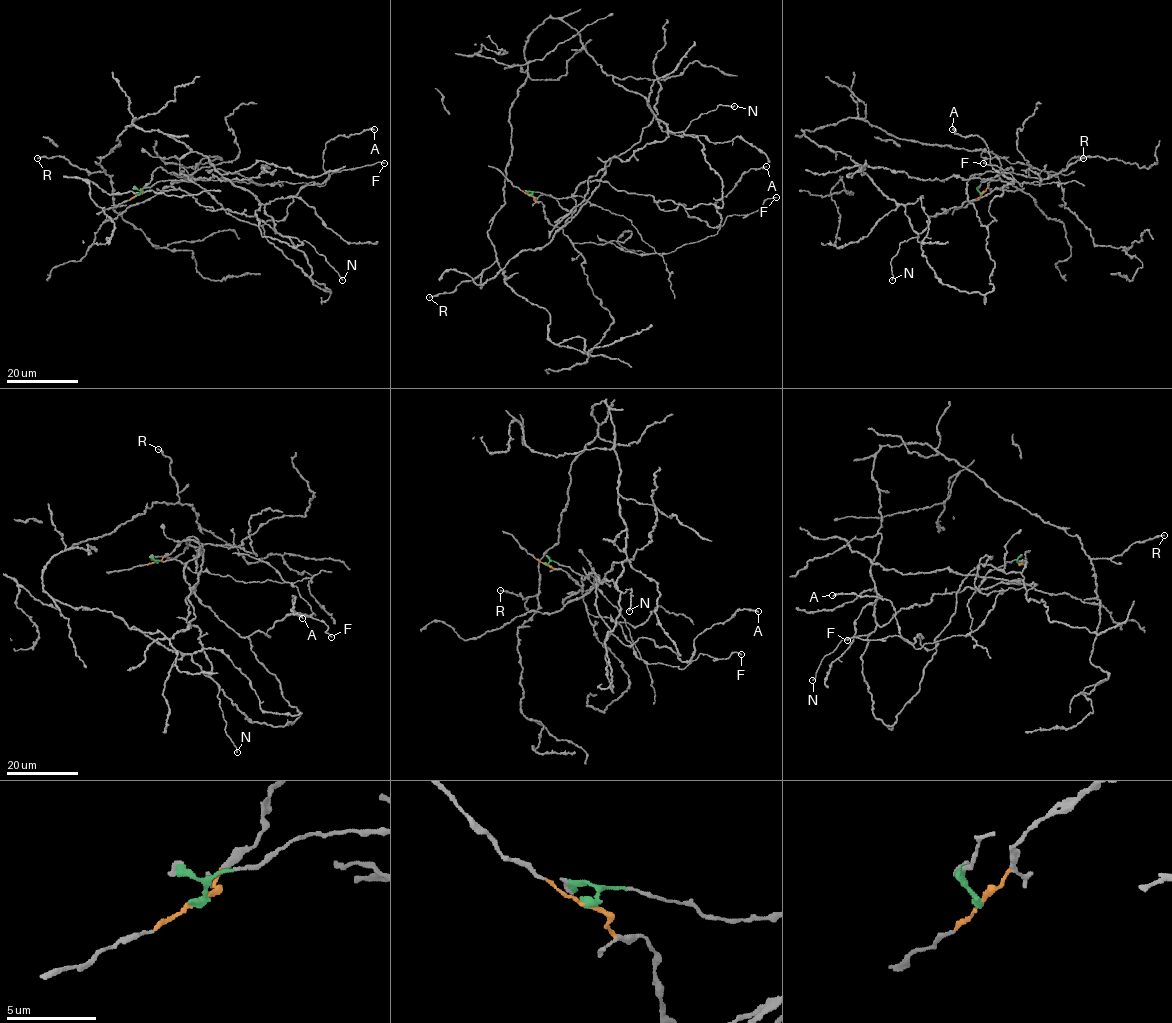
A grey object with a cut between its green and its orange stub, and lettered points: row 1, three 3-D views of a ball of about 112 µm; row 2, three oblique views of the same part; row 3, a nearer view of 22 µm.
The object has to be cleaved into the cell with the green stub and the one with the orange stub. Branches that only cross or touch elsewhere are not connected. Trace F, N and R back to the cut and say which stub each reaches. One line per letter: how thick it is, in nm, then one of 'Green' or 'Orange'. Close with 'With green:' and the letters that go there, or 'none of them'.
F: Thickness 190 nm. Green
N: Thickness 160 nm. Orange
R: Thickness 180 nm. Orange
With green: F

